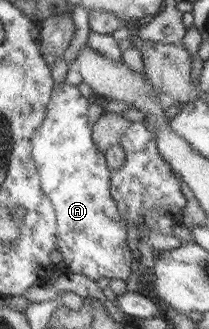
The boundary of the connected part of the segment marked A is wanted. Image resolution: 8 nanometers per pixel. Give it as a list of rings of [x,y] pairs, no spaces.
[[[65,81],[55,83],[47,105],[45,120],[31,137],[31,154],[38,166],[41,186],[56,210],[58,231],[55,248],[63,256],[58,268],[63,274],[81,274],[87,276],[89,280],[98,281],[106,278],[125,281],[132,272],[133,252],[127,243],[126,224],[110,193],[111,173],[105,155],[98,150],[92,139],[92,127],[88,123],[89,103],[88,98],[81,95],[75,85],[67,84]]]

